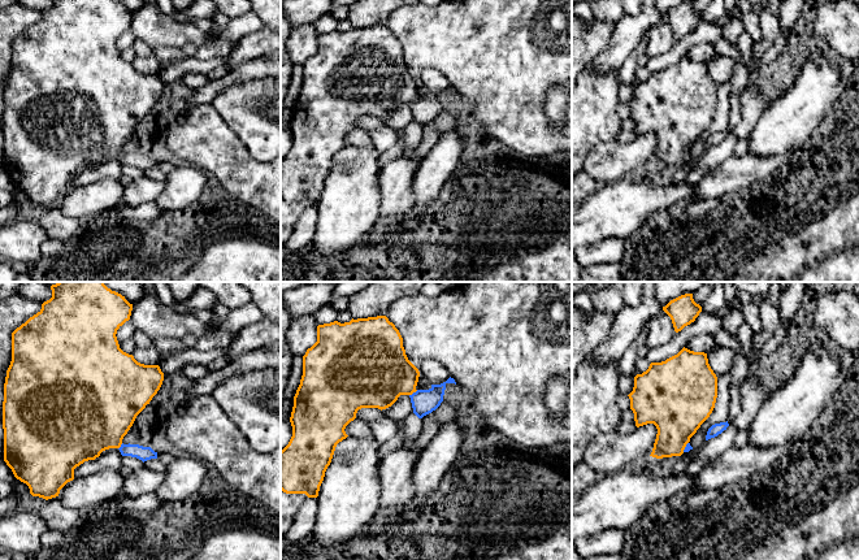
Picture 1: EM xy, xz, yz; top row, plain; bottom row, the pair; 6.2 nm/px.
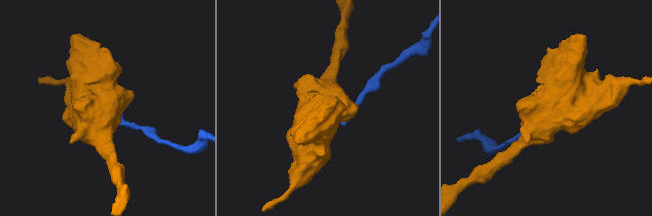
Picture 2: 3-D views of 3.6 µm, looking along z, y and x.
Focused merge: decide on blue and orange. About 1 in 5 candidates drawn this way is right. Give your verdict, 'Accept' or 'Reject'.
Reject

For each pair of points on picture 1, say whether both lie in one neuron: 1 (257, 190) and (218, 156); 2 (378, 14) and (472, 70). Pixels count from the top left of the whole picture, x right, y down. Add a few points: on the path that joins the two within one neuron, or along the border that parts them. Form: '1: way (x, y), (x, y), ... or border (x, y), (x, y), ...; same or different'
1: way (248, 181), (228, 160); same
2: border (391, 13), (385, 24); different

